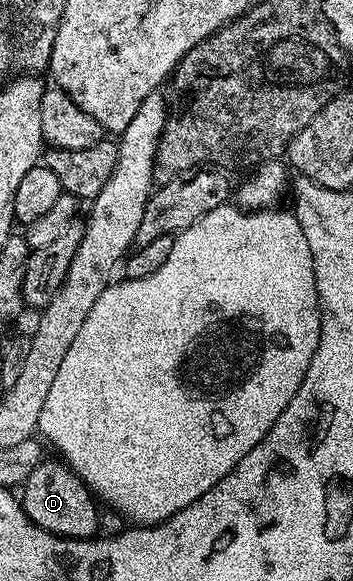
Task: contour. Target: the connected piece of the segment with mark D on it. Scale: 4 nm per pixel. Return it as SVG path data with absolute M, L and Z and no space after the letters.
M42 459L23 483L25 496L22 495L20 501L25 507L25 513L29 515L31 522L56 536L65 536L68 540L96 537L98 501L80 476L68 464L57 460Z

